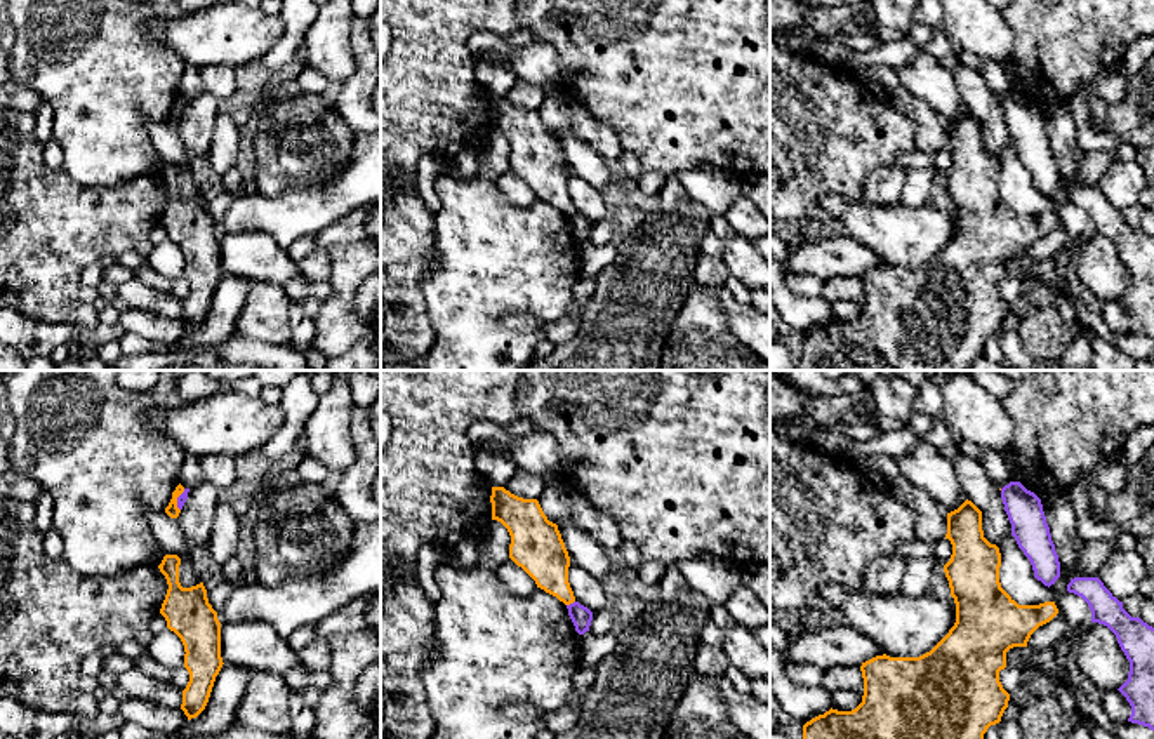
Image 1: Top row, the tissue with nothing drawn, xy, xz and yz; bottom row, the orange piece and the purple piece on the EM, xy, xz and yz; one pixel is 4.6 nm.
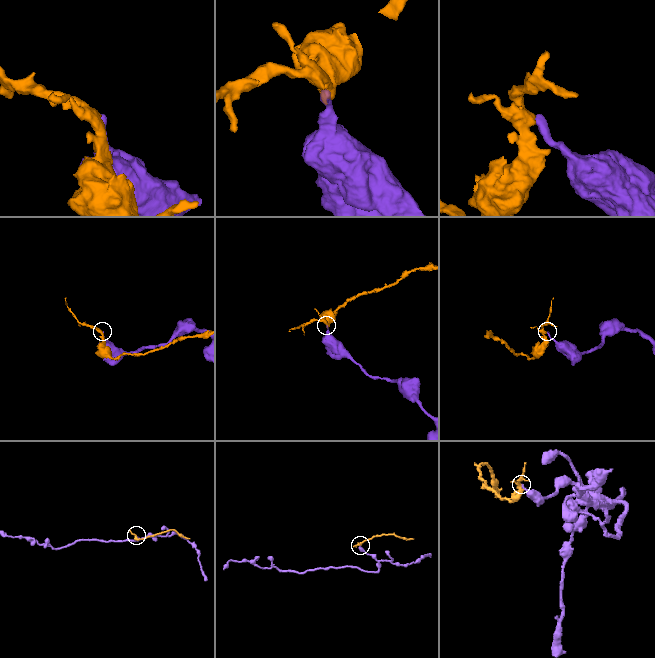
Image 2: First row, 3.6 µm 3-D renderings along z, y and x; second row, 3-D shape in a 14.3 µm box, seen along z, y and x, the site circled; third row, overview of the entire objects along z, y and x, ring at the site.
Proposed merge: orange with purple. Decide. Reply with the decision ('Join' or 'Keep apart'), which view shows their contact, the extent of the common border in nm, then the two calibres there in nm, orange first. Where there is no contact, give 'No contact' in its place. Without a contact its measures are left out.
Keep apart. Touches orange in xz. Shared border 50 nm. Thickness 220 nm (orange) against 100 nm

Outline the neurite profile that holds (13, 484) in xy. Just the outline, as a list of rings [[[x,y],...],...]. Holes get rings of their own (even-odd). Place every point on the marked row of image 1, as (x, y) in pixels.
[[[0,374],[0,496],[35,503],[43,490],[42,485],[16,471],[9,461],[9,443],[16,431],[16,421],[9,409],[5,377]]]

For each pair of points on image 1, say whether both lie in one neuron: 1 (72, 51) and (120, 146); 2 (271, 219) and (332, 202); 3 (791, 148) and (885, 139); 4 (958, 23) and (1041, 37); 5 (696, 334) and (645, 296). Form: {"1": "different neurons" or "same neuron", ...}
{"1": "same neuron", "2": "same neuron", "3": "same neuron", "4": "different neurons", "5": "different neurons"}

